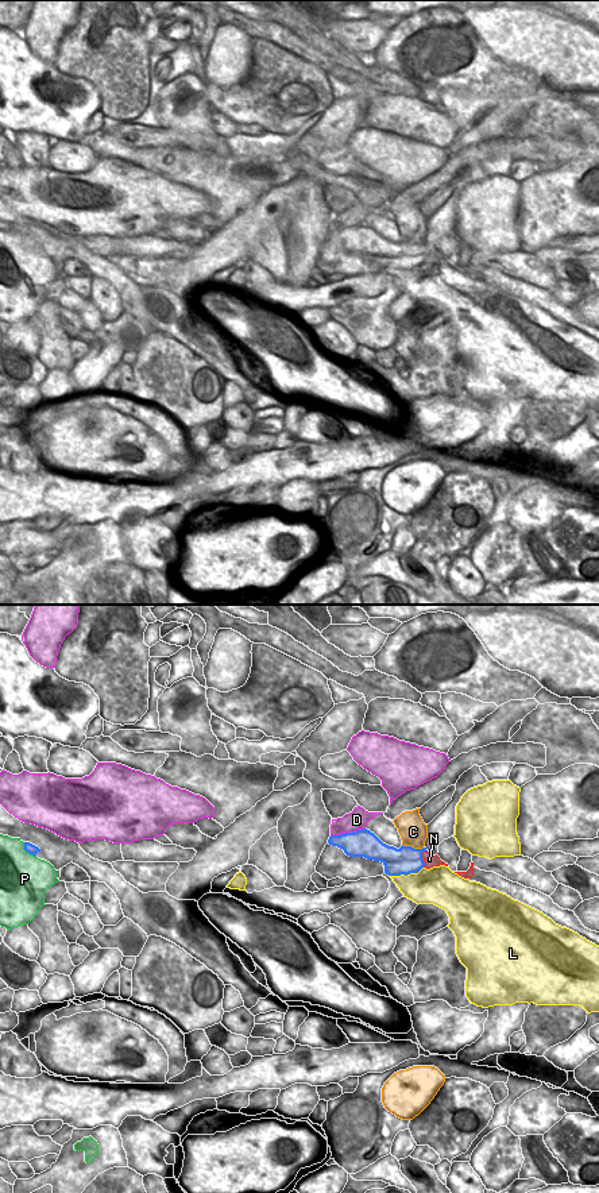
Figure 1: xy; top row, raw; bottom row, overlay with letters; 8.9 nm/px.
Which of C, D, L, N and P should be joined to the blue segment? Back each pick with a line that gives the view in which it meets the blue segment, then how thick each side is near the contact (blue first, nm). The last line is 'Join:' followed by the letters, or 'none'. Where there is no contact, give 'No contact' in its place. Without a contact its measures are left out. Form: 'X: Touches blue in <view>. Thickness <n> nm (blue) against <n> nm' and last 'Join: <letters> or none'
N: Touches blue in xy. Thickness 260 nm (blue) against 110 nm
Join: N.

